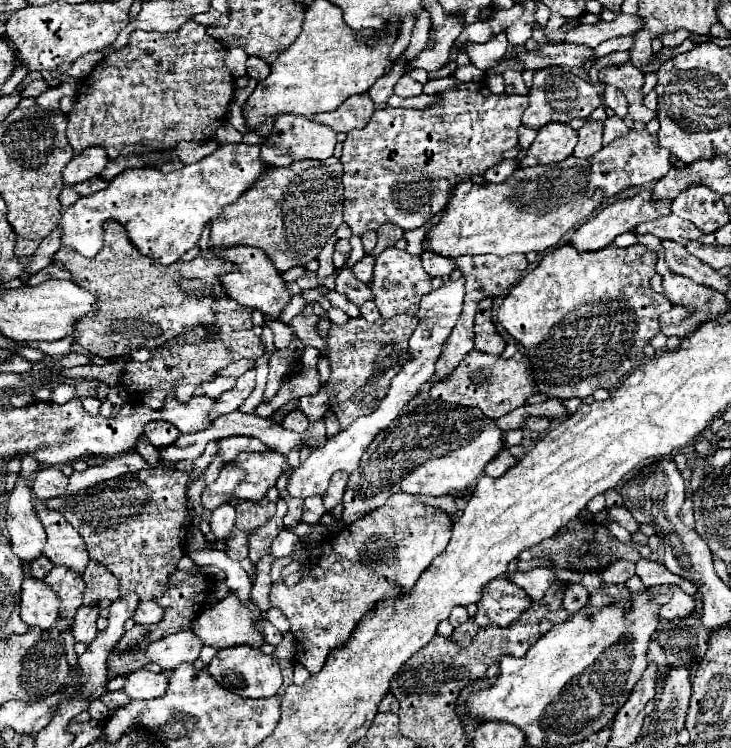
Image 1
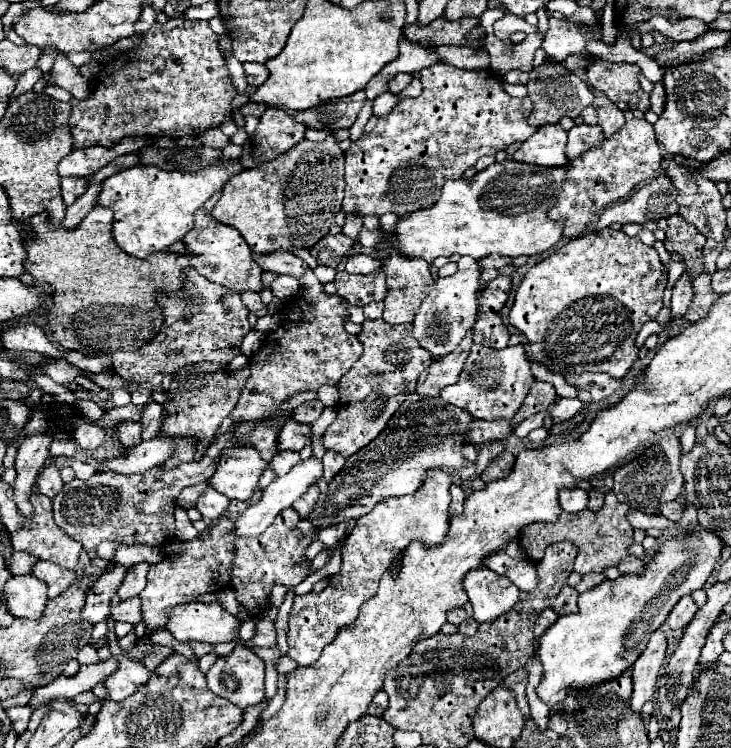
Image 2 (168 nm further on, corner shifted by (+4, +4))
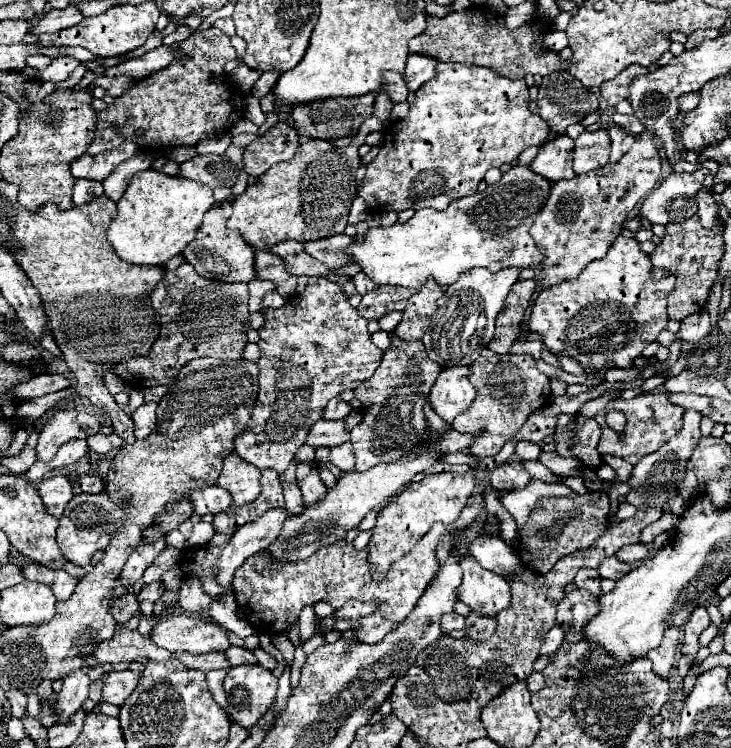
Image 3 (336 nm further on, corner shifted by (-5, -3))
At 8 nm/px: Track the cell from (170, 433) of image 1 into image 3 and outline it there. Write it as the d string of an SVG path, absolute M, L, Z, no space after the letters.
M143 403L139 409L131 413L131 419L135 423L135 437L137 439L147 439L149 433L155 427L155 409L157 403Z

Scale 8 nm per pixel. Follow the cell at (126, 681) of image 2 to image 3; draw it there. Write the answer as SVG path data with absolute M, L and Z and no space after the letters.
M111 671L103 683L103 701L111 705L123 705L139 683L139 673L135 671Z

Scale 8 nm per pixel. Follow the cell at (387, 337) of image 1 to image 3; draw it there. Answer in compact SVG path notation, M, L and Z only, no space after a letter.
M393 335L393 345L387 353L383 353L375 375L355 389L355 397L363 403L363 421L351 431L355 471L367 471L379 463L395 463L421 445L435 447L443 453L467 451L469 443L473 441L471 435L461 435L455 429L449 429L443 435L431 435L427 431L429 423L423 415L423 405L439 371L441 367L427 357L421 341L401 341L397 335Z

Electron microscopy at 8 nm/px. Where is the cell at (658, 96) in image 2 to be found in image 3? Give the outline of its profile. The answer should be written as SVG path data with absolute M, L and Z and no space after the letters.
M689 93L689 95L683 95L683 97L679 99L679 105L681 105L681 115L685 115L685 113L693 111L693 109L699 105L699 99L701 99L701 95L699 95L699 93Z

